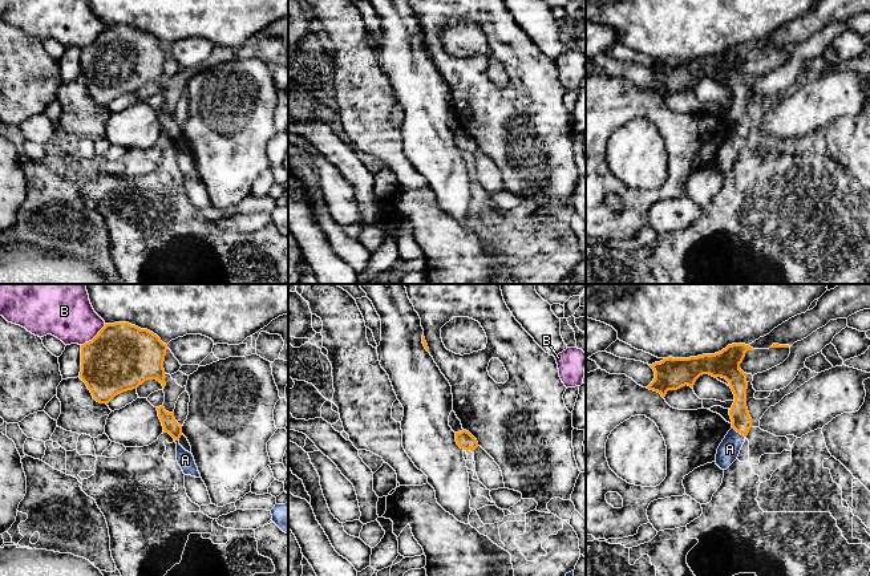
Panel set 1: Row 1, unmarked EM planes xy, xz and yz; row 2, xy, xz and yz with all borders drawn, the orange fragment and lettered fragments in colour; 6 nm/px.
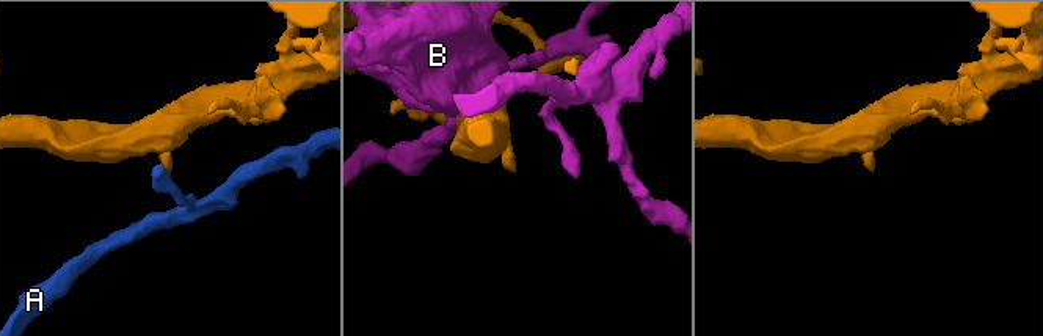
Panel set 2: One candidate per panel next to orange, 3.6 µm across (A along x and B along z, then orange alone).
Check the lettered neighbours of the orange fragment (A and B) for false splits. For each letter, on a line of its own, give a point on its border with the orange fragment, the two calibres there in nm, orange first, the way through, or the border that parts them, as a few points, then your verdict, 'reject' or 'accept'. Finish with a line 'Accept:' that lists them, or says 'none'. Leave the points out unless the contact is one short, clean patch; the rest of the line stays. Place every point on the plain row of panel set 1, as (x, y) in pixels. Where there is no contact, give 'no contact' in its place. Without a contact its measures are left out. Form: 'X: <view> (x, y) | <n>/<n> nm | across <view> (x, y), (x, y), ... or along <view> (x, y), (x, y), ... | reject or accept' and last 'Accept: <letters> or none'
A: yz (739, 134) | 120/130 nm | along yz (732, 130), (744, 140) | reject
B: xy (94, 40) | 400/280 nm | reject
Accept: none

